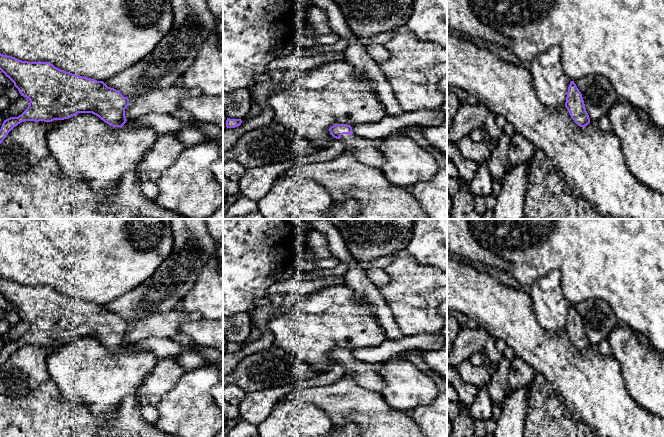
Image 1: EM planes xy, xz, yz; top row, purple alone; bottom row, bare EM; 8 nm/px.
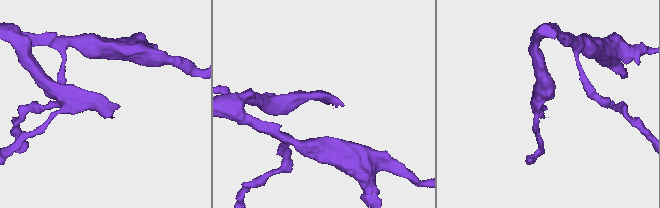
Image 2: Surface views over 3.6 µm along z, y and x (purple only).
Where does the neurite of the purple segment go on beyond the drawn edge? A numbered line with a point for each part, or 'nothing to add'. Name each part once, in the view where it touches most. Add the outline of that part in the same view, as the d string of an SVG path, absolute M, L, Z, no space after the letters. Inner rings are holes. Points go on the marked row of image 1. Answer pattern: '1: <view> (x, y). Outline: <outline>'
1: xz (365, 150). Outline: M343 134L340 139L346 146L346 151L353 154L362 164L380 168L385 158L378 148L375 139L366 139L354 134Z

